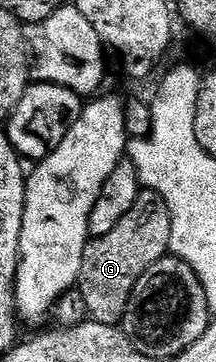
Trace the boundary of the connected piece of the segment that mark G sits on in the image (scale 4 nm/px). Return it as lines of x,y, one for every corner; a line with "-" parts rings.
143,188
137,196
137,204
129,208
129,212
113,232
105,232
105,236
91,238
88,241
81,272
77,283
77,293
85,300
87,318
93,322
119,326
125,316
125,308
129,304
129,296
157,260
168,257
171,248
171,217
169,204
157,196
157,192

